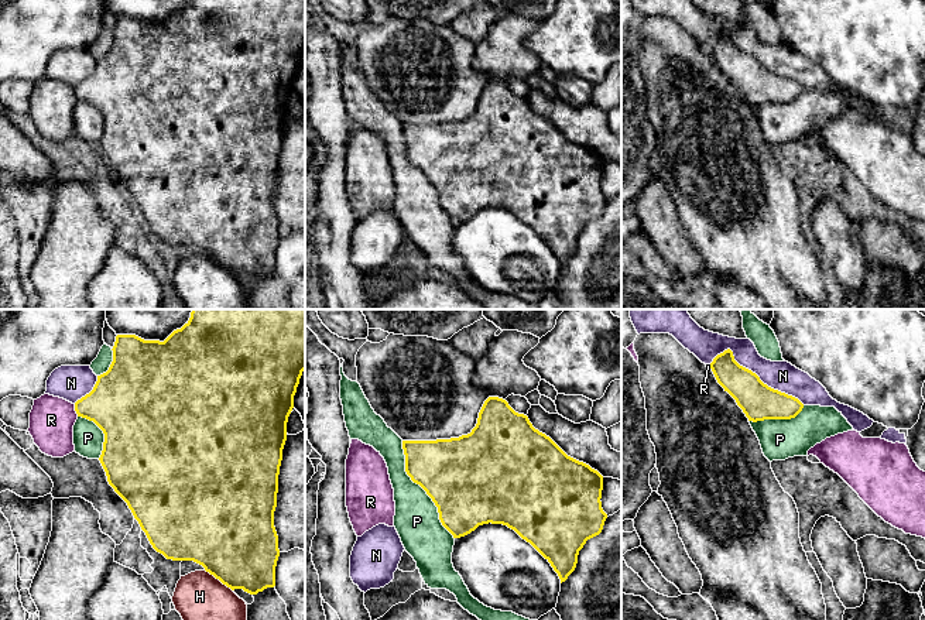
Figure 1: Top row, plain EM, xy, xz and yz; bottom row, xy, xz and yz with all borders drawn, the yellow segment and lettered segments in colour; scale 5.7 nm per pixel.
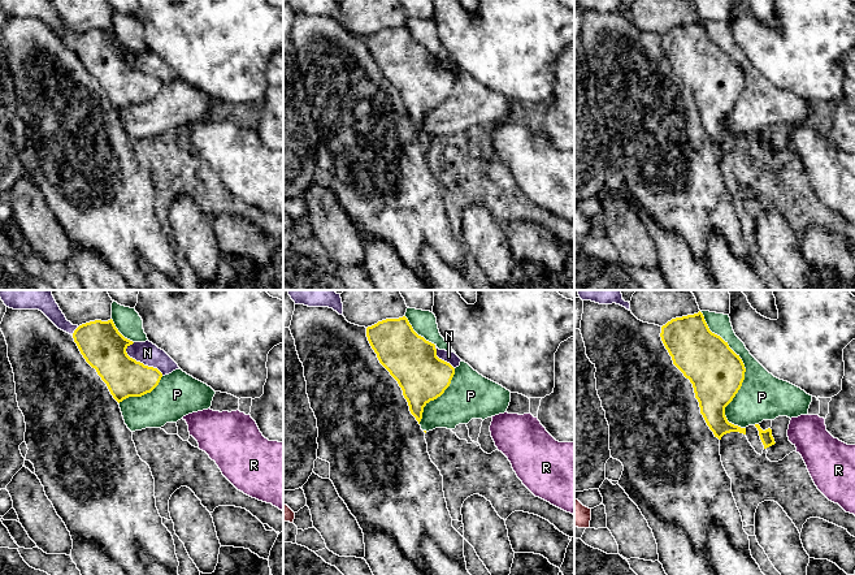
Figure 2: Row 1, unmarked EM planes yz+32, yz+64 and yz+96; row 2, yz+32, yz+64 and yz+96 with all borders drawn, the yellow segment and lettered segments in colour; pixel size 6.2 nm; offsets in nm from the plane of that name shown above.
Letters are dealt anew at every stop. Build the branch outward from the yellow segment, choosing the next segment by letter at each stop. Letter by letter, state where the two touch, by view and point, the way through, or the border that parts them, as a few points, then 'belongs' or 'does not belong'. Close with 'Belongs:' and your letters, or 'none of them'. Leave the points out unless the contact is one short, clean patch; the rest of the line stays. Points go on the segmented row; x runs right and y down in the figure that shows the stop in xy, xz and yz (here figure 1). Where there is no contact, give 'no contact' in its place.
H: meets yellow in xy at (219, 579); does not belong
N: meets yellow in yz at (754, 373); does not belong
P: meets yellow in xz at (422, 487); does not belong
R: meets yellow in xy at (75, 410); does not belong
Belongs: none of them

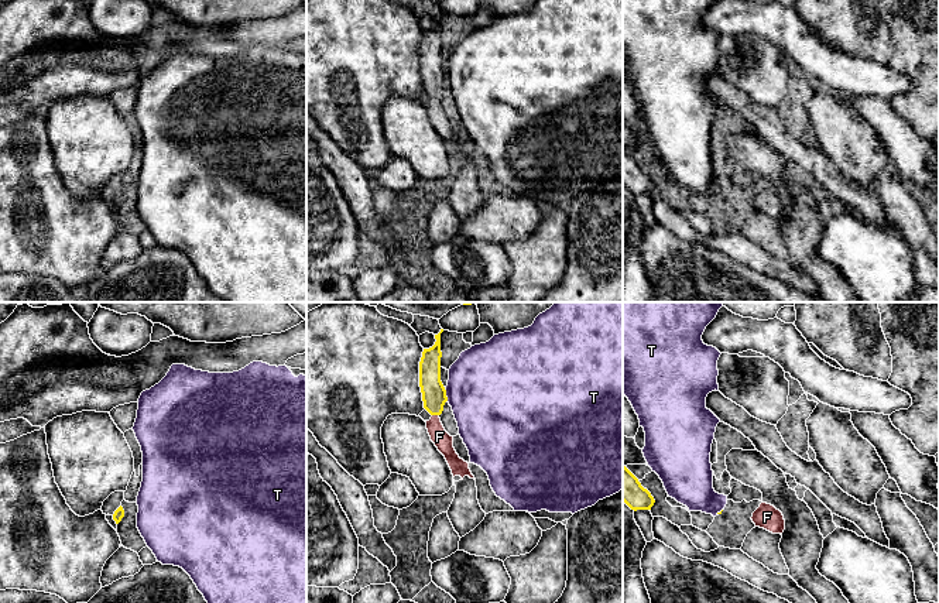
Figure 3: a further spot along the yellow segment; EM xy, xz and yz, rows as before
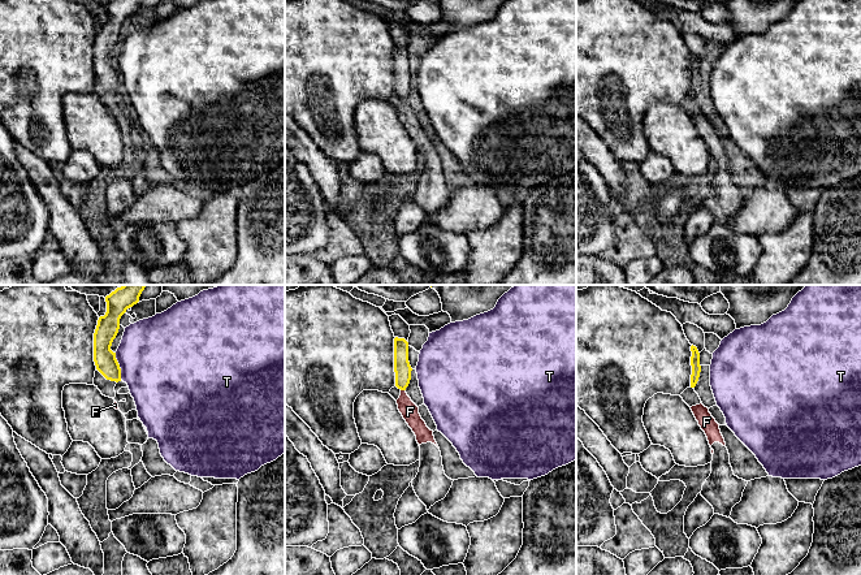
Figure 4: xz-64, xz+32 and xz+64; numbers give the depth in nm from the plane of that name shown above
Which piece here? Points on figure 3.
F: meets yellow in xz at (435, 414); runs through xz (434, 394), (435, 414), (435, 430), (439, 437); belongs
T: meets yellow in xz at (445, 396); does not belong
Belongs: F

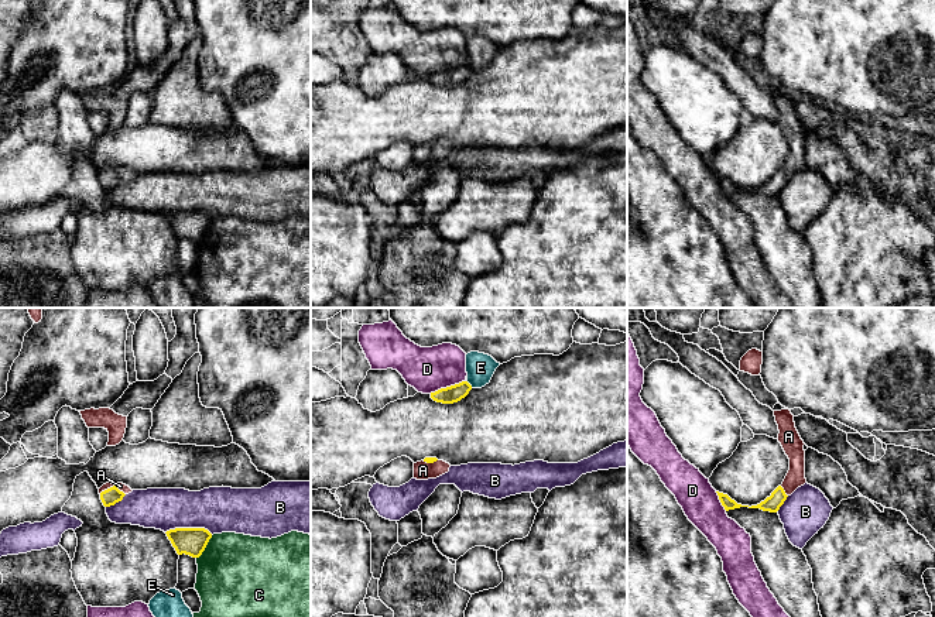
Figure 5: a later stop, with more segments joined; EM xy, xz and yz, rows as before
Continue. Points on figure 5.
A: meets yellow in xy at (112, 487); runs through xy (109, 497), (112, 487), (120, 486); belongs
B: meets yellow in xy at (189, 528); does not belong
C: meets yellow in xy at (205, 547); does not belong
D: meets yellow in xz at (447, 387); does not belong
E: meets yellow in xz at (469, 384); does not belong
Belongs: A

